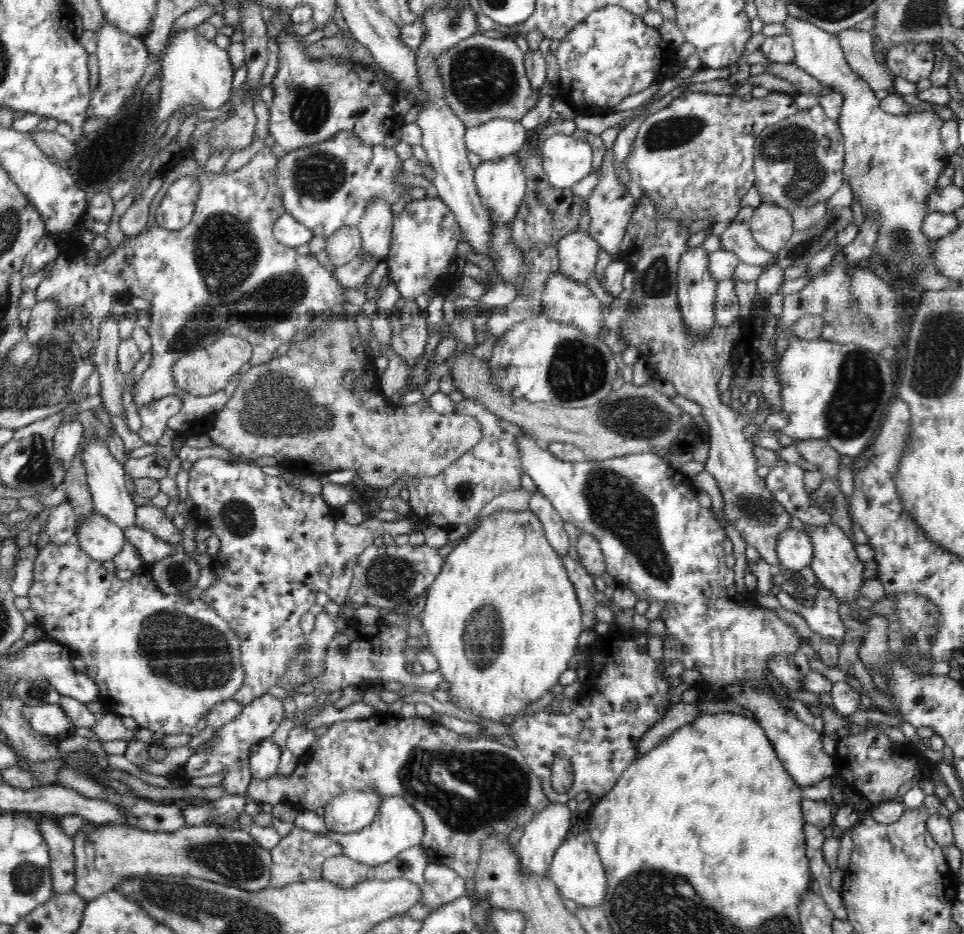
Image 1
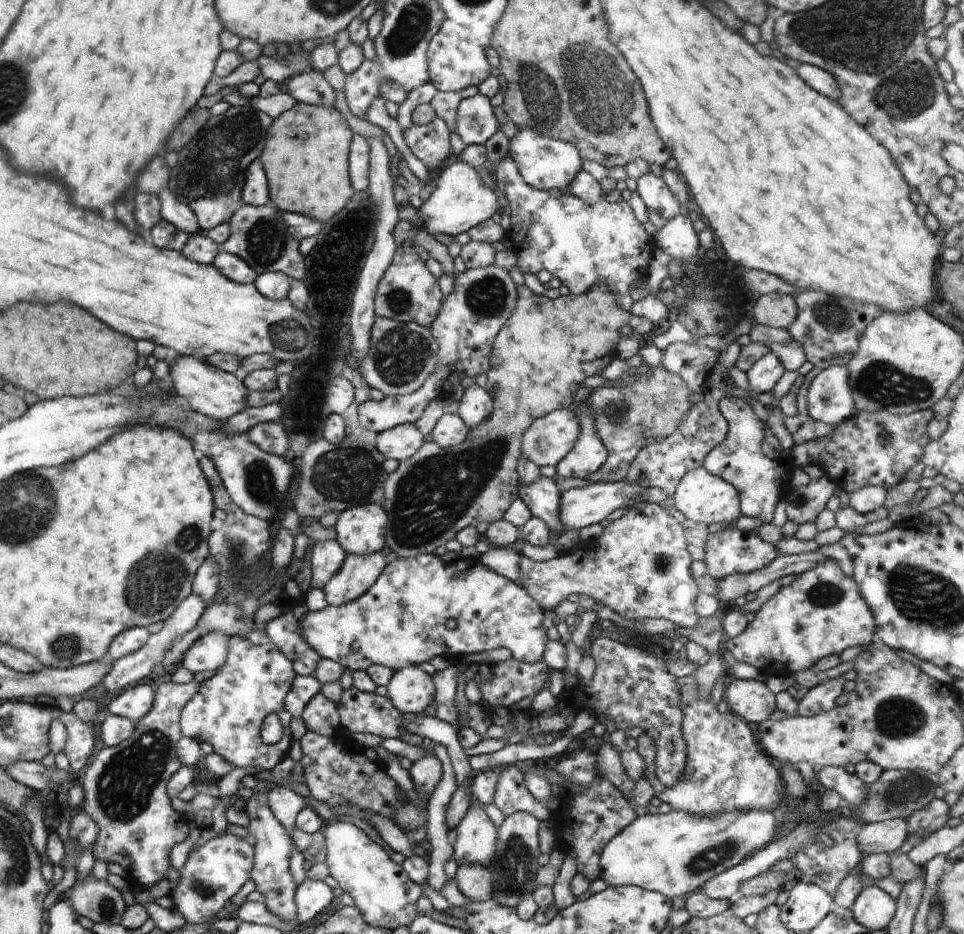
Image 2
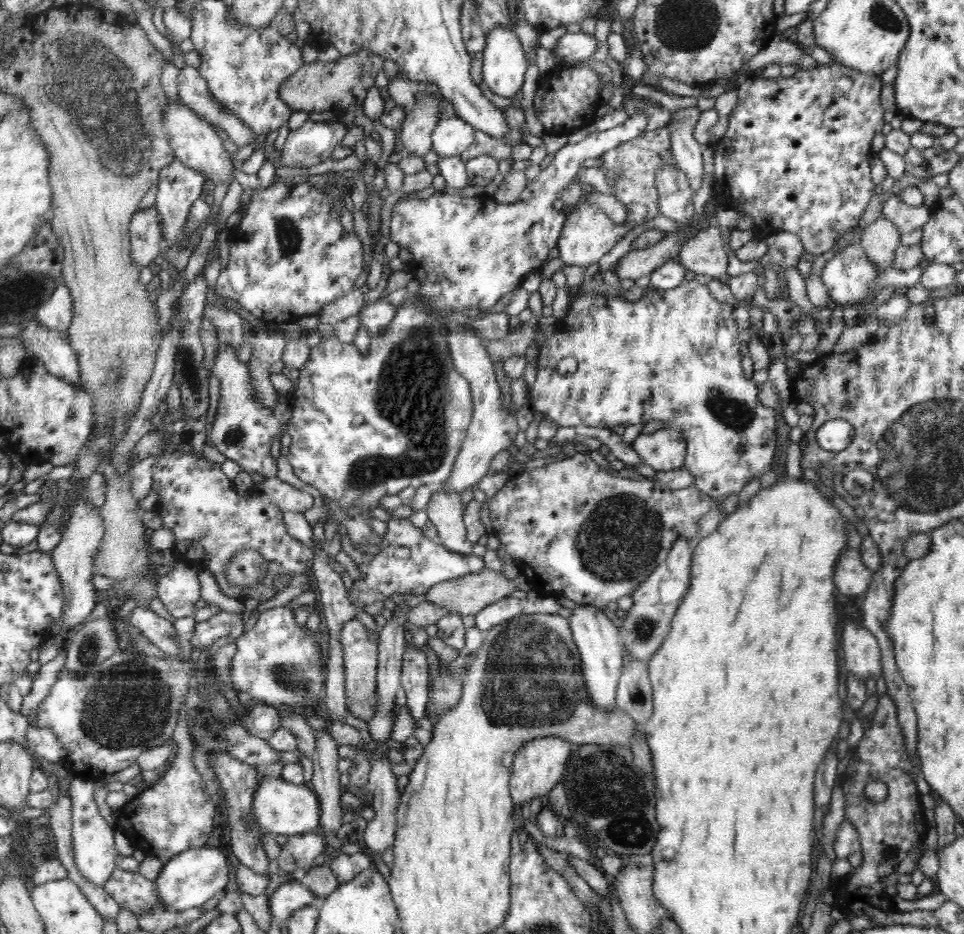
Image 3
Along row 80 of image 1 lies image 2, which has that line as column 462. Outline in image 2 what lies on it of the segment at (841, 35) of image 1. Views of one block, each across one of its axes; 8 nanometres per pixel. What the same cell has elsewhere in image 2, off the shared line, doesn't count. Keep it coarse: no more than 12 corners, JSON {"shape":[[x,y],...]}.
{"shape":[[458,865],[455,883],[470,901],[488,901],[495,882],[482,865]]}

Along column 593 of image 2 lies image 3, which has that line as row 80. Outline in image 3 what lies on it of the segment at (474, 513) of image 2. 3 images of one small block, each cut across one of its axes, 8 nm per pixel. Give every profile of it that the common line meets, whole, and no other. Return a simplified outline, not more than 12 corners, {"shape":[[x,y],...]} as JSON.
{"shape":[[363,48],[304,64],[278,95],[292,112],[363,106],[385,58]]}

